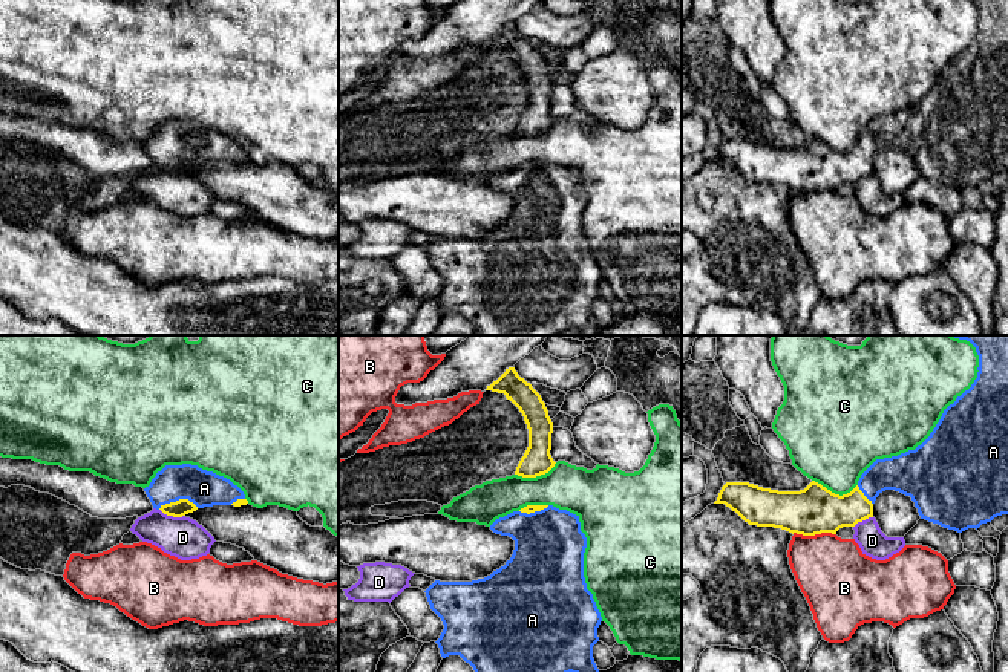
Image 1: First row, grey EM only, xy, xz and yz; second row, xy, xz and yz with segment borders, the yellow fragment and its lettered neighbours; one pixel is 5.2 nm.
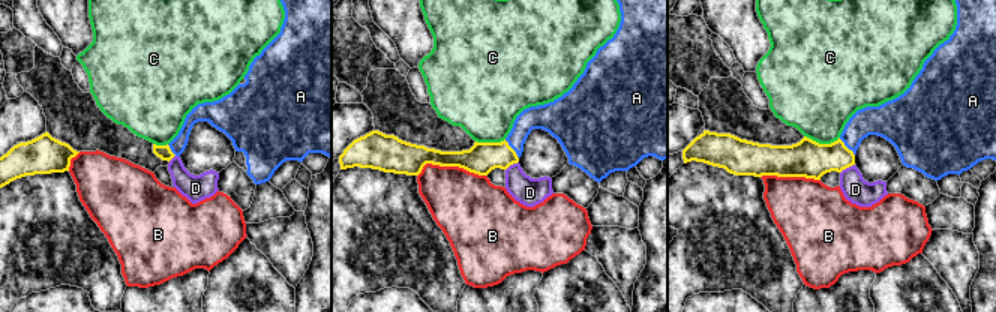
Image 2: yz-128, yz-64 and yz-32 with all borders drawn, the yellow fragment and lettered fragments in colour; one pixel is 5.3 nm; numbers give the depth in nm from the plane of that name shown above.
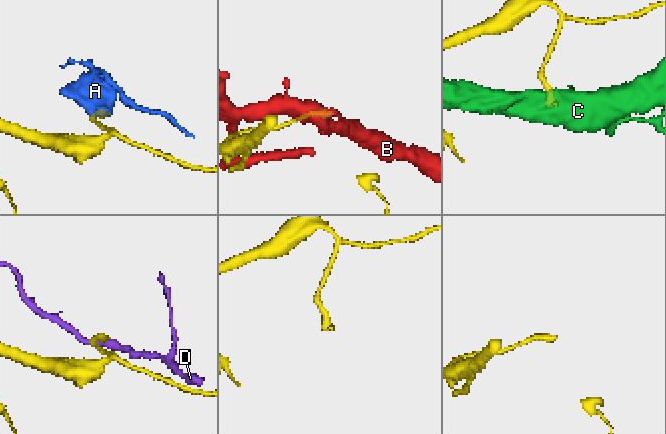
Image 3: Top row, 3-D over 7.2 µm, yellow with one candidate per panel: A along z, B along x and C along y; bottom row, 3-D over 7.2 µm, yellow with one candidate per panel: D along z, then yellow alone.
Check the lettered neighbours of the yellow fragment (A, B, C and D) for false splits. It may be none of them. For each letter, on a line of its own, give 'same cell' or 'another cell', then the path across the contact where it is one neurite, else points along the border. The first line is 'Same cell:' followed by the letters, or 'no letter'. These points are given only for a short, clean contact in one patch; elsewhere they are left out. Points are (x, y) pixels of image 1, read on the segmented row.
Same cell: A
A: same cell; way xy (181, 507), (180, 499), (190, 489), (204, 489)
B: another cell
C: another cell
D: another cell

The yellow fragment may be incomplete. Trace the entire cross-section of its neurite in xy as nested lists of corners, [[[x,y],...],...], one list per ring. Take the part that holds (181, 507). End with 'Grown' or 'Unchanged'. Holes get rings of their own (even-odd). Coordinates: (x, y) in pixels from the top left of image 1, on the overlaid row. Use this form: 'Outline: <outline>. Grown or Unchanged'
Outline: [[[165,465],[144,488],[153,508],[182,517],[213,505],[247,505],[244,491],[230,479],[198,465]]]. Grown

